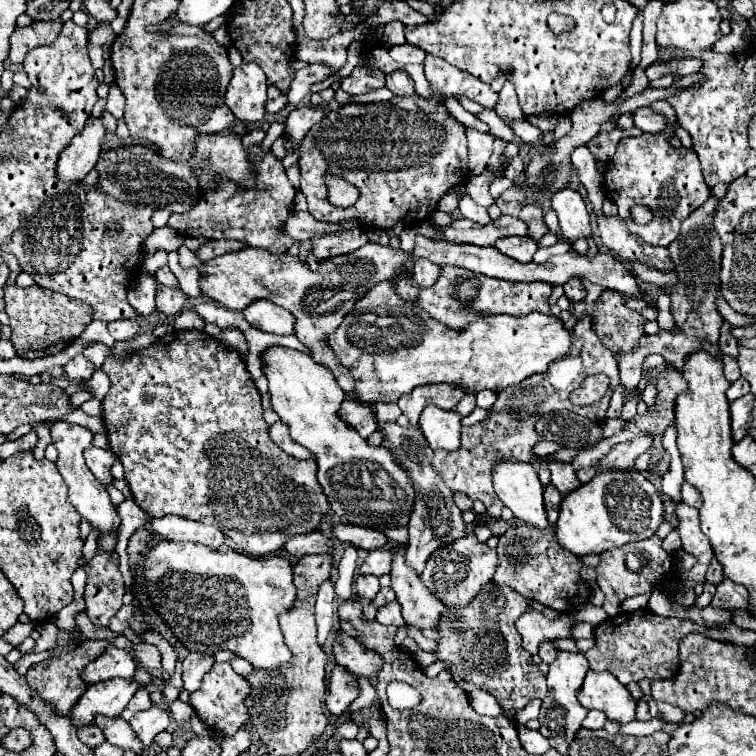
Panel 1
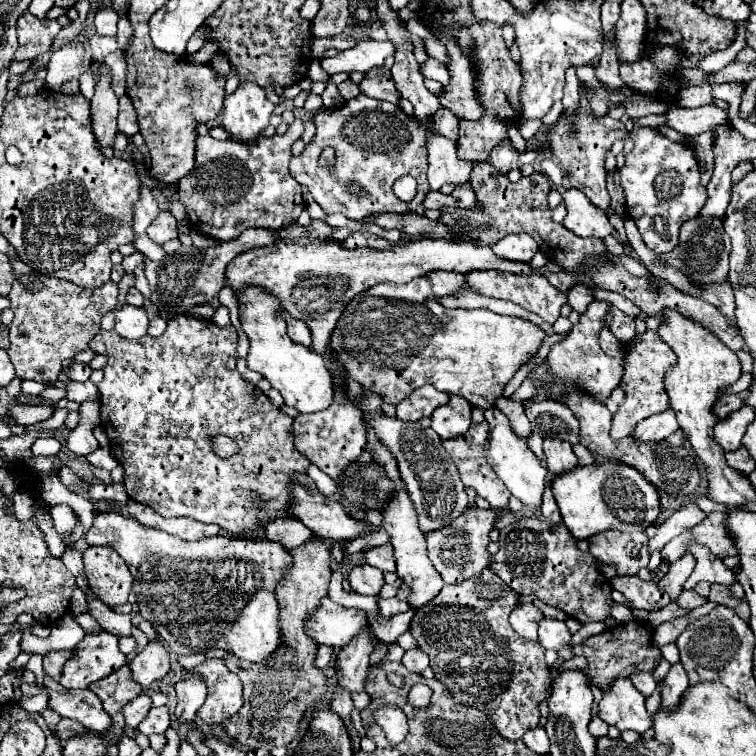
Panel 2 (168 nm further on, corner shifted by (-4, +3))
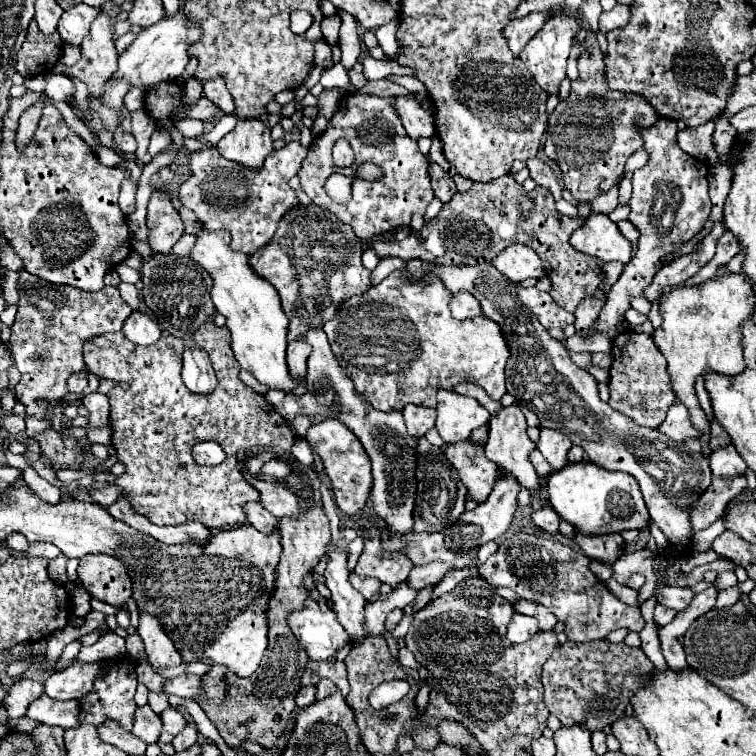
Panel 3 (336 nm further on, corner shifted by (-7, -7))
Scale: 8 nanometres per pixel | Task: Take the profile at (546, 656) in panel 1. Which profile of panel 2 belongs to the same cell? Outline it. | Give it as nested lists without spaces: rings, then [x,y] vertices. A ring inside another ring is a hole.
[[[550,616],[540,618],[540,622],[538,622],[538,640],[540,640],[540,644],[544,648],[558,650],[560,658],[564,658],[564,660],[572,658],[570,638],[572,638],[572,634],[568,632],[564,622],[560,622],[556,618],[550,618]]]

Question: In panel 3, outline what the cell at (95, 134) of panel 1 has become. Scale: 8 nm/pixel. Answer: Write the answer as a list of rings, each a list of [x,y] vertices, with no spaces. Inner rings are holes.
[[[101,14],[91,24],[89,34],[81,42],[81,60],[75,66],[67,67],[58,62],[54,73],[71,74],[87,84],[89,98],[103,92],[103,84],[115,74],[119,56],[115,50],[113,20]]]

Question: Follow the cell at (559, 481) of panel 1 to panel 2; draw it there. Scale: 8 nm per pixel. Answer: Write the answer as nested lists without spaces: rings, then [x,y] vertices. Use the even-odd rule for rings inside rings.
[[[544,438],[544,454],[546,454],[546,460],[548,460],[548,470],[552,474],[568,472],[568,470],[578,466],[576,456],[572,452],[572,446],[564,440]]]

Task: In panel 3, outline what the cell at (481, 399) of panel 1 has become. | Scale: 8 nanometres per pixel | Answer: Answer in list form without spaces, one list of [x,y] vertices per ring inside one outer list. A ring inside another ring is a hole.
[[[509,406],[499,410],[489,420],[489,438],[485,444],[485,456],[495,462],[505,474],[513,474],[521,488],[527,488],[531,494],[541,492],[541,478],[537,476],[533,464],[529,462],[529,454],[535,450],[535,444],[527,436],[527,422],[523,412],[517,406]]]

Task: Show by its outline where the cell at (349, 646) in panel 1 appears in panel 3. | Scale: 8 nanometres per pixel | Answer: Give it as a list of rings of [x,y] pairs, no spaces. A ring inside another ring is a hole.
[[[307,576],[305,584],[311,590],[311,598],[305,602],[303,610],[293,612],[289,616],[289,626],[291,626],[293,634],[297,636],[297,640],[301,642],[301,646],[305,648],[305,652],[309,654],[311,660],[327,660],[327,658],[333,658],[343,646],[347,646],[353,640],[351,640],[351,636],[347,636],[347,630],[343,630],[343,626],[339,624],[335,610],[329,606],[329,602],[317,592],[311,576]]]

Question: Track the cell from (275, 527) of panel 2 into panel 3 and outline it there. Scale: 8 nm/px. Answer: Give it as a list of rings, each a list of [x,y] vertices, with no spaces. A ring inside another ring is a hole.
[[[247,504],[245,512],[249,516],[251,526],[257,528],[259,532],[267,534],[267,536],[271,532],[275,532],[275,526],[279,526],[279,518],[277,516],[271,516],[271,512],[267,512],[261,504]]]

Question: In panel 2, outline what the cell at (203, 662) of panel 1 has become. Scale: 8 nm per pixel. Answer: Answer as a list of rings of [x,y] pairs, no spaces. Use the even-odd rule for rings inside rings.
[[[186,674],[182,682],[176,684],[176,722],[178,724],[192,724],[196,720],[198,708],[206,700],[204,680],[198,674]]]

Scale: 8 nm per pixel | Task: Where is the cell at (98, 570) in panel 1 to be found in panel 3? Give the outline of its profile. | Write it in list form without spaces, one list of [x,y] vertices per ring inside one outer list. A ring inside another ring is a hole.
[[[107,554],[83,556],[77,576],[93,598],[115,608],[127,606],[131,598],[131,578],[121,560]]]

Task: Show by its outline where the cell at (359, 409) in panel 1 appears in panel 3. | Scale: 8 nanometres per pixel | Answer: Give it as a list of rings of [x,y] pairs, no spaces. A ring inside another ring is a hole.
[[[323,420],[319,424],[313,424],[307,430],[305,440],[309,442],[311,450],[323,460],[325,472],[333,486],[337,506],[345,514],[357,514],[367,502],[373,478],[371,478],[369,456],[363,450],[363,446],[359,444],[359,440],[355,440],[355,434],[349,428],[343,428],[343,424],[339,424],[339,420]]]

